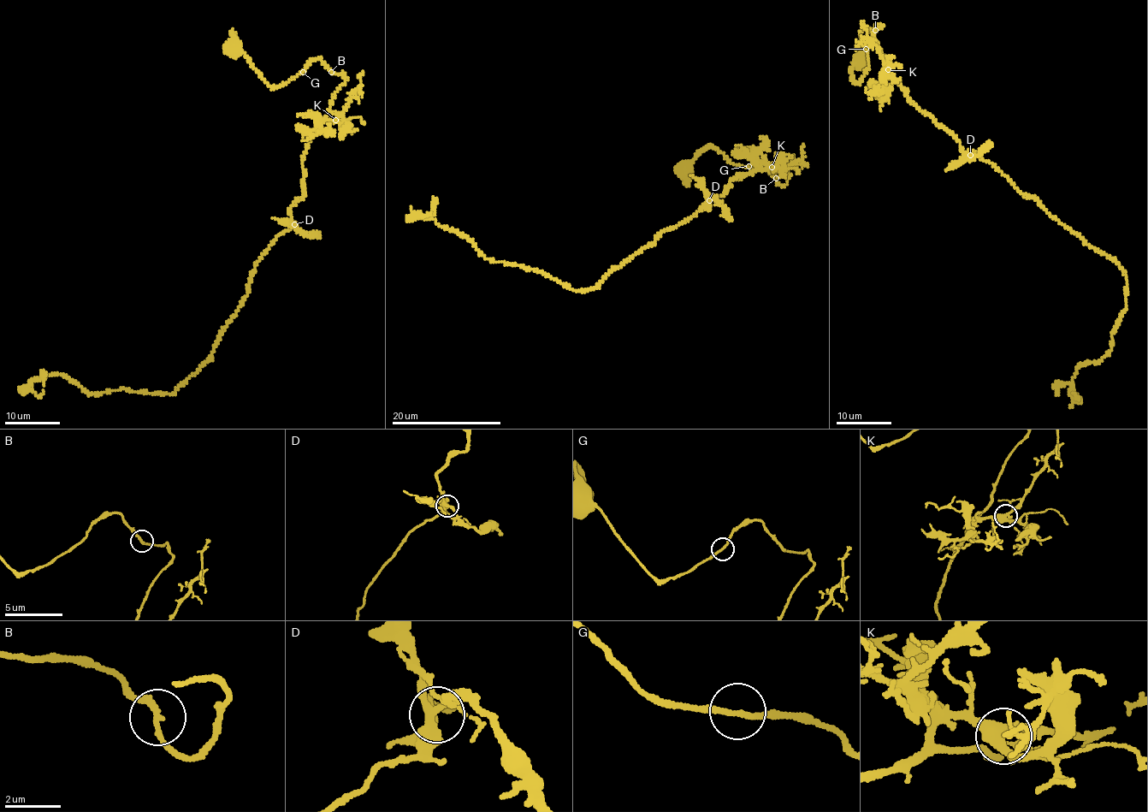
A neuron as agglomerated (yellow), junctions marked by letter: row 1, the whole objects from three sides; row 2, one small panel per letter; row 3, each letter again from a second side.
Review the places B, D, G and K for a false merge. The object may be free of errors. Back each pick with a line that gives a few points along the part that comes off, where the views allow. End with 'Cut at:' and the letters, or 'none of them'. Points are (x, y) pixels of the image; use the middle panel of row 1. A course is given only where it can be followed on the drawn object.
Cut at: none of them

